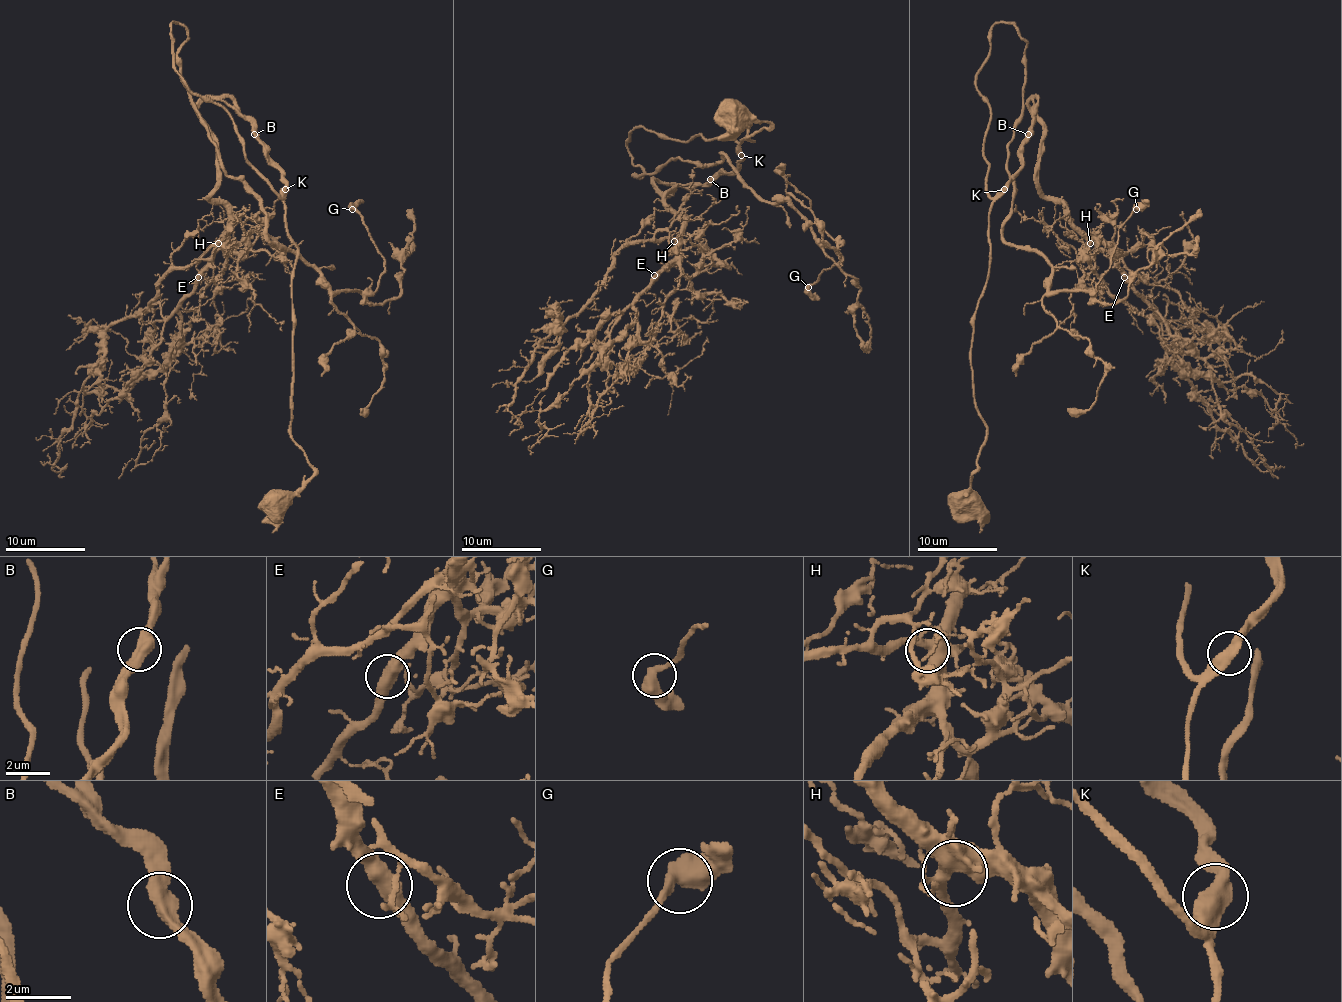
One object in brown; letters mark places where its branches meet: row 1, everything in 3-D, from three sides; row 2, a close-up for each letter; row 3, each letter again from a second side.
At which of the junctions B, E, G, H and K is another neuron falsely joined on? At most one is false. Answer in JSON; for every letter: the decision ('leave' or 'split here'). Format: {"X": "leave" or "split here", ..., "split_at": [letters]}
{"B": "leave", "E": "leave", "G": "leave", "H": "leave", "K": "leave", "split_at": []}

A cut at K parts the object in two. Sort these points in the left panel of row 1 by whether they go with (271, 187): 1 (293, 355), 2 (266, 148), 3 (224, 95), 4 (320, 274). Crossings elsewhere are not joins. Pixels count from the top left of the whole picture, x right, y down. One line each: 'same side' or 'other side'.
1: other side
2: other side
3: other side
4: same side

